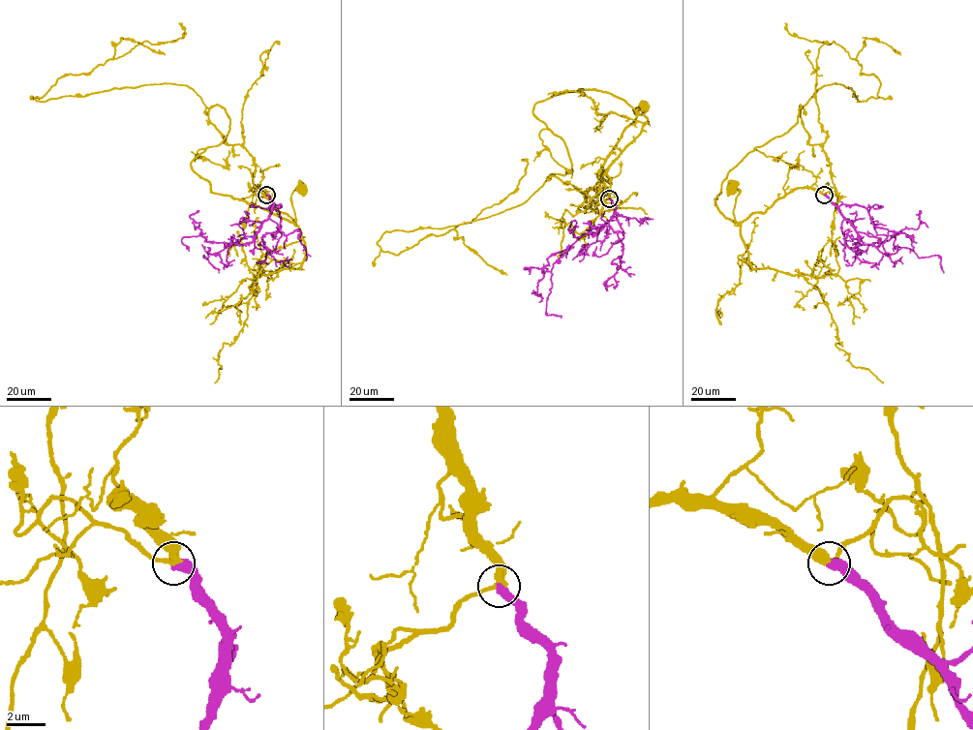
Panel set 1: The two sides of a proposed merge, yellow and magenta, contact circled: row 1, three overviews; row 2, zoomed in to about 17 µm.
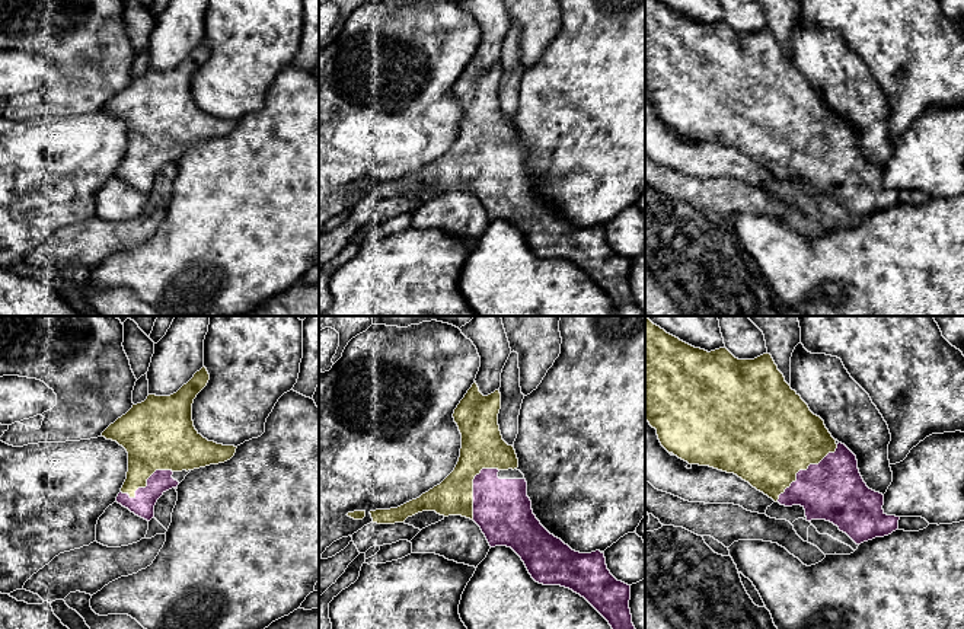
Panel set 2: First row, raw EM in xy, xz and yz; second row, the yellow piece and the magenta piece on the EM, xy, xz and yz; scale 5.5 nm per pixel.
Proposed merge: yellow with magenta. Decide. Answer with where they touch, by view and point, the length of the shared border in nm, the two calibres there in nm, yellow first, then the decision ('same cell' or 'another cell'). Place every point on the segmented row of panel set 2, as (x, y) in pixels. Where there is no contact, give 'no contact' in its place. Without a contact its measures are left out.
meets yellow in yz at (804, 469); contact 460 nm long; 480 nm thick on the yellow side, 340 nm on the other; same cell

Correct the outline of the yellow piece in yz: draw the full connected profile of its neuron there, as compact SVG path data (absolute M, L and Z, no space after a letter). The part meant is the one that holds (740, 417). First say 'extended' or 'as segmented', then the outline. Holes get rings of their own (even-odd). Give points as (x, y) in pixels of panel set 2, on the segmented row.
extended | M645 317L645 419L657 430L668 453L689 464L734 473L781 505L801 505L807 521L830 521L856 545L898 529L900 517L884 513L884 495L866 486L856 456L845 444L836 443L824 421L791 389L767 352L754 360L738 360L727 348L708 352L667 333Z

